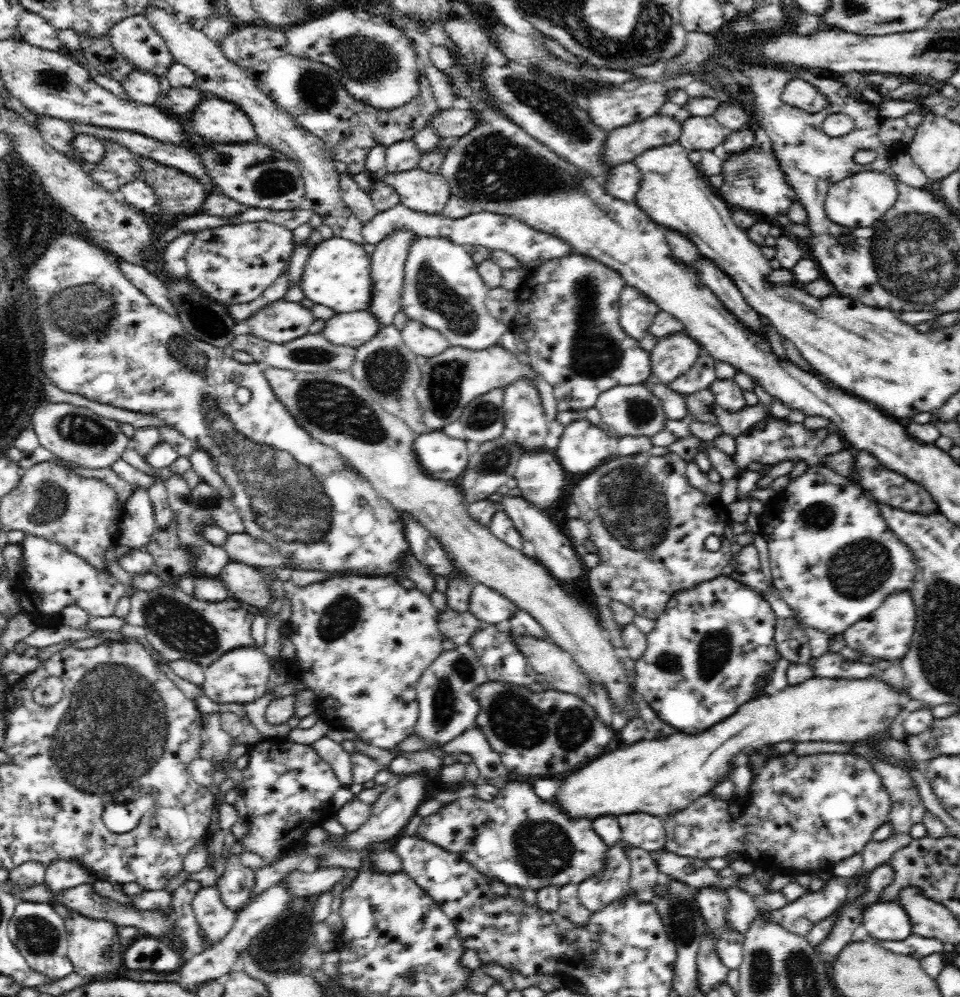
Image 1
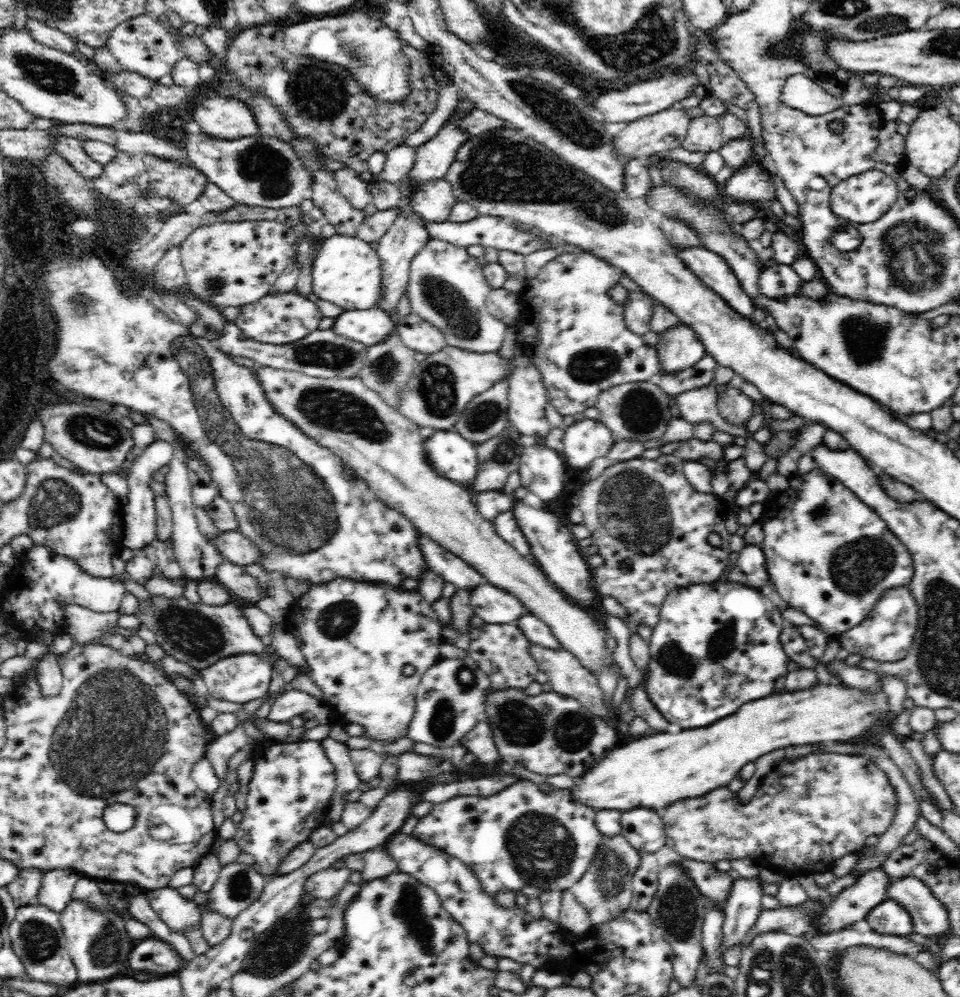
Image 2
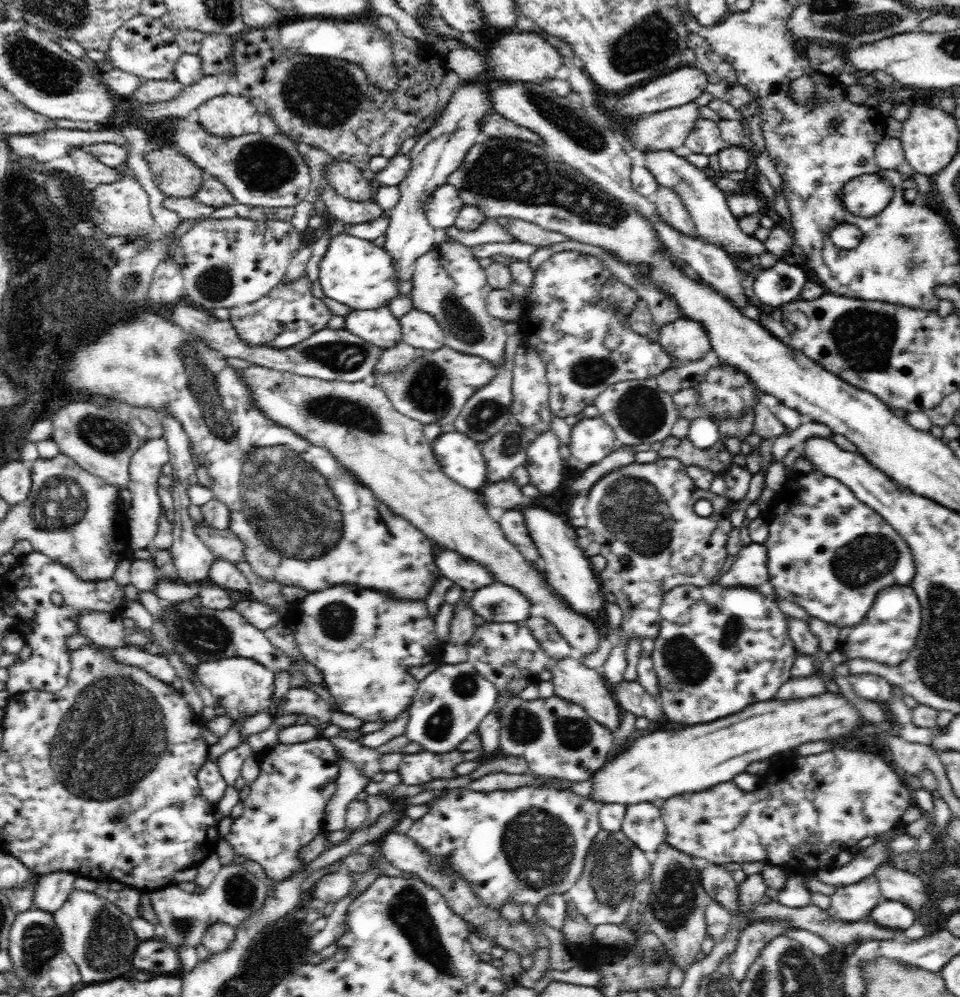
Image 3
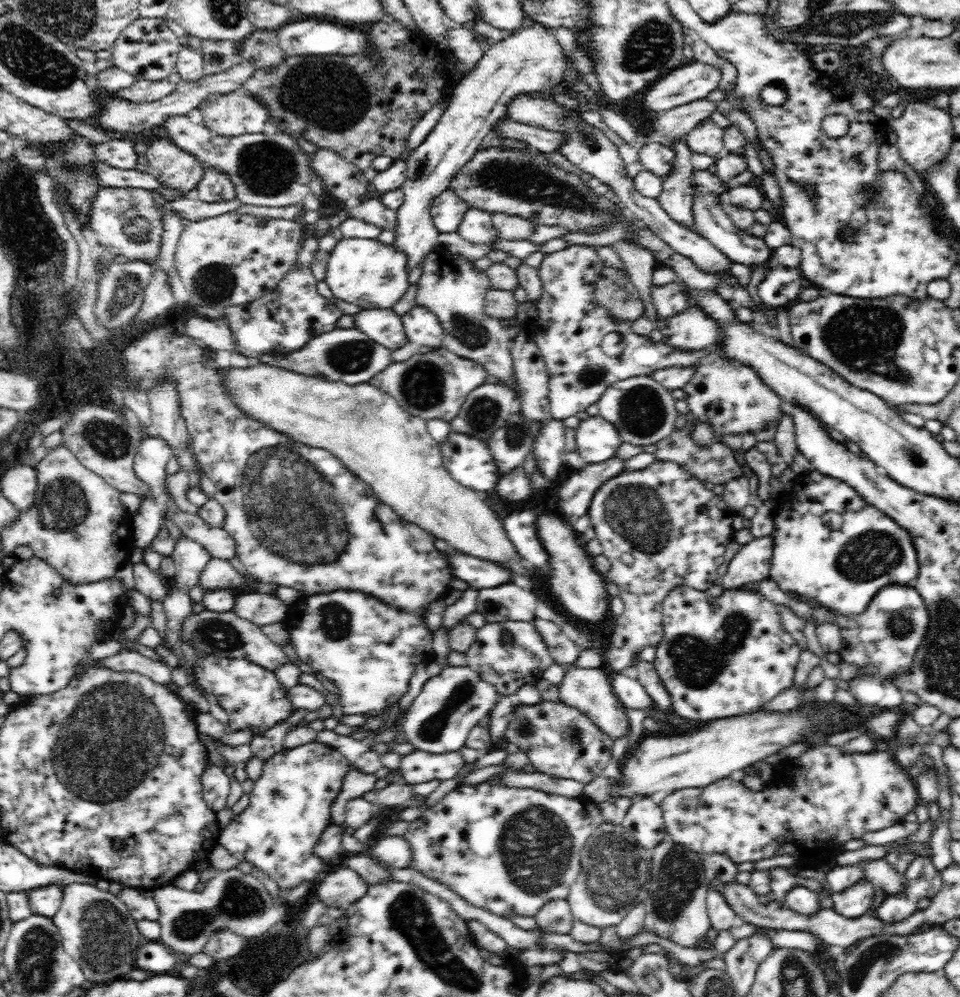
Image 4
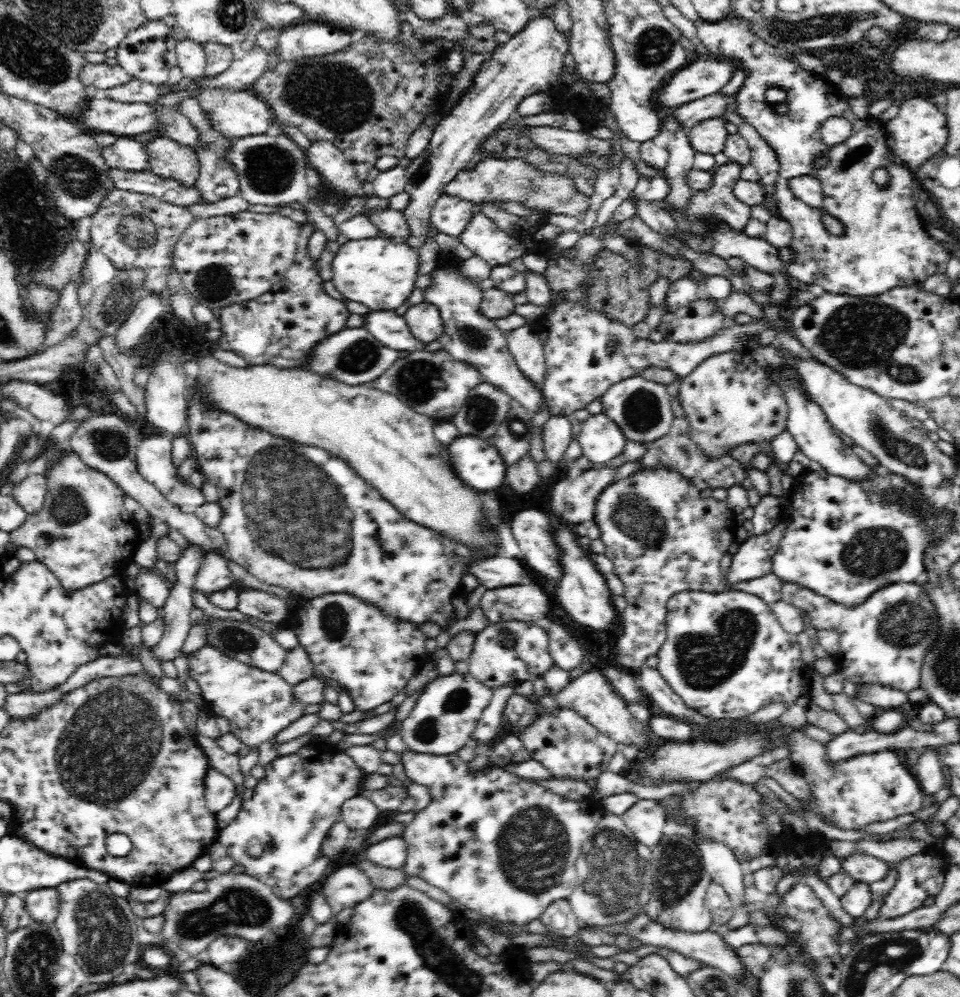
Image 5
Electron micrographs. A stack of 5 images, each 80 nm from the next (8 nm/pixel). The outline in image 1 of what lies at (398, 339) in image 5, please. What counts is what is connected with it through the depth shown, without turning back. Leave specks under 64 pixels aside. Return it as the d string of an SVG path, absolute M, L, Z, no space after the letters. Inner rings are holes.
M365 310L336 313L324 324L320 334L331 344L355 349L371 340L382 328L376 317Z

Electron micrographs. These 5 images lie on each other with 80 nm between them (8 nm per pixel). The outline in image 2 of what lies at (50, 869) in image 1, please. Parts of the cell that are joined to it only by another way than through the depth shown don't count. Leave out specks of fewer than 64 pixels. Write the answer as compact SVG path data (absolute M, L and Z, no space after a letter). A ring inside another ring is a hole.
M56 868L43 874L42 886L37 894L38 903L61 913L71 902L70 892L84 875L72 868Z

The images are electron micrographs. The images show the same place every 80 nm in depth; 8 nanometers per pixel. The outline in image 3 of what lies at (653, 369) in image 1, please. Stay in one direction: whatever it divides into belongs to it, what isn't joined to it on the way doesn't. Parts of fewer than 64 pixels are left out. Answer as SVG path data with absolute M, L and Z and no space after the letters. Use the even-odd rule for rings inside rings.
M680 317L659 328L658 344L672 357L672 365L696 362L710 350L710 342L698 321Z

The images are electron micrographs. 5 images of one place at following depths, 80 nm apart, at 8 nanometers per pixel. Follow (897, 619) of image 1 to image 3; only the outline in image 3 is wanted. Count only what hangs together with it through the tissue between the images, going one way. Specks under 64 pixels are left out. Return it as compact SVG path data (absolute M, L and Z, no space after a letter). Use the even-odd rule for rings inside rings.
M910 584L883 588L876 595L866 616L853 627L841 630L839 648L848 659L866 659L896 666L908 658L910 650L916 644L922 616L922 607Z

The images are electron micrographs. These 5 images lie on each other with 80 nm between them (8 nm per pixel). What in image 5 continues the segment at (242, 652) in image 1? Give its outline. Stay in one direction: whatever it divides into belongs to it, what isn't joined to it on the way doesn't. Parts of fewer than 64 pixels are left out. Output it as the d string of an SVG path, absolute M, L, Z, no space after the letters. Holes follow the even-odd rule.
M204 645L189 660L190 677L202 689L210 713L224 716L230 723L230 732L250 749L274 739L289 724L304 715L305 706L293 696L293 686L277 673L244 664L226 656L224 652Z

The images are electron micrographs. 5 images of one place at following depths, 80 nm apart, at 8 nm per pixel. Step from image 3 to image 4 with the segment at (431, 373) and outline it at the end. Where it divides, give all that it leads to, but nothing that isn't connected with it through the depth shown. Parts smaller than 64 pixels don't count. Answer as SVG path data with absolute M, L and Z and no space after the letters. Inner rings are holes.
M445 347L432 349L425 354L418 352L408 360L390 363L384 370L377 372L376 376L370 378L369 383L376 388L382 389L386 394L397 400L398 405L412 416L418 416L424 420L444 420L450 423L459 413L460 407L467 396L488 378L487 370L475 361L454 354Z

